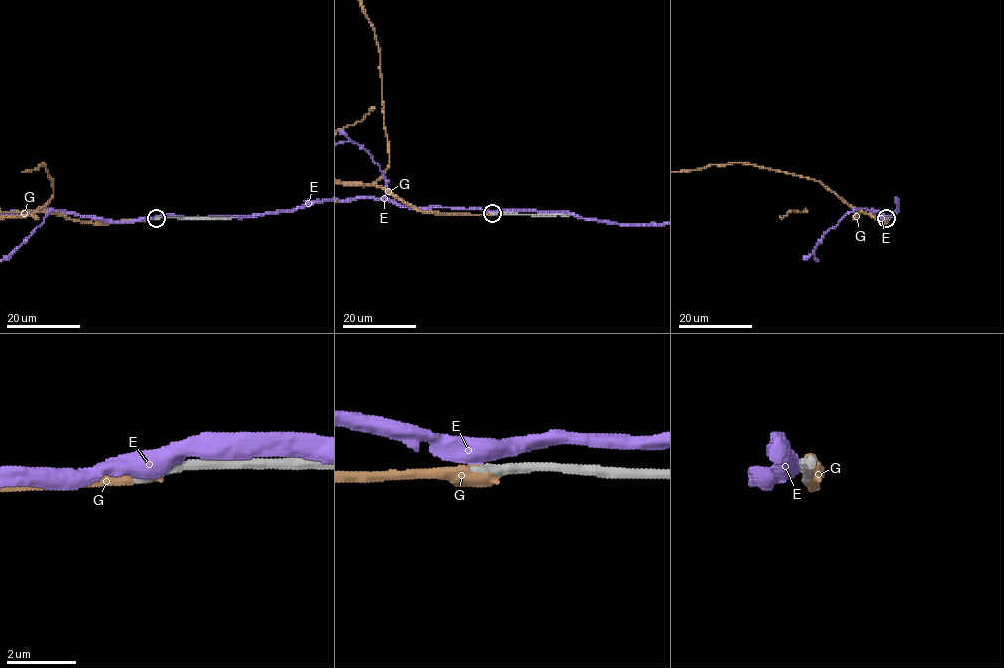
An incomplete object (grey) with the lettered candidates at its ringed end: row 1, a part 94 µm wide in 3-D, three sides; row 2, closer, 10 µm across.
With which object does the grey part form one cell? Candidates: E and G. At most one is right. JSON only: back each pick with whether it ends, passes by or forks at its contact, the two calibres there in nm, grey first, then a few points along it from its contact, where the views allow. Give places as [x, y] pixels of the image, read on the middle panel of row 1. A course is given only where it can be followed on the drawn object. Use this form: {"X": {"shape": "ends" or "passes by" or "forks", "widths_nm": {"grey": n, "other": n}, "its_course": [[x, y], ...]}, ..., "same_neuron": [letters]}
{"G": {"shape": "ends", "widths_nm": {"grey": 360, "other": 550}}, "same_neuron": ["G"]}

